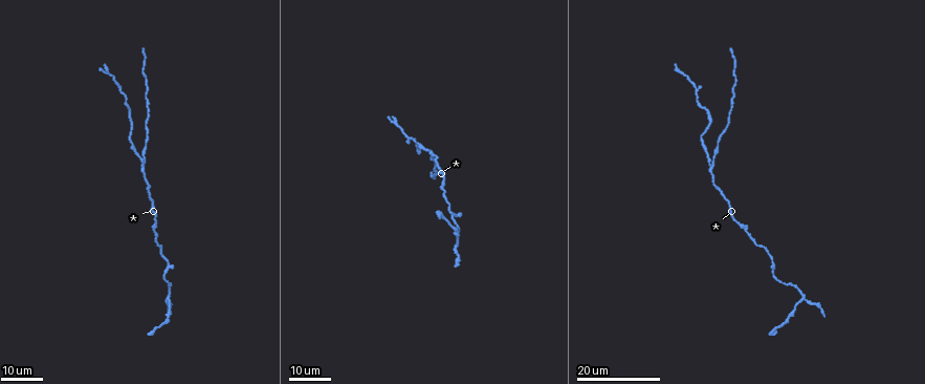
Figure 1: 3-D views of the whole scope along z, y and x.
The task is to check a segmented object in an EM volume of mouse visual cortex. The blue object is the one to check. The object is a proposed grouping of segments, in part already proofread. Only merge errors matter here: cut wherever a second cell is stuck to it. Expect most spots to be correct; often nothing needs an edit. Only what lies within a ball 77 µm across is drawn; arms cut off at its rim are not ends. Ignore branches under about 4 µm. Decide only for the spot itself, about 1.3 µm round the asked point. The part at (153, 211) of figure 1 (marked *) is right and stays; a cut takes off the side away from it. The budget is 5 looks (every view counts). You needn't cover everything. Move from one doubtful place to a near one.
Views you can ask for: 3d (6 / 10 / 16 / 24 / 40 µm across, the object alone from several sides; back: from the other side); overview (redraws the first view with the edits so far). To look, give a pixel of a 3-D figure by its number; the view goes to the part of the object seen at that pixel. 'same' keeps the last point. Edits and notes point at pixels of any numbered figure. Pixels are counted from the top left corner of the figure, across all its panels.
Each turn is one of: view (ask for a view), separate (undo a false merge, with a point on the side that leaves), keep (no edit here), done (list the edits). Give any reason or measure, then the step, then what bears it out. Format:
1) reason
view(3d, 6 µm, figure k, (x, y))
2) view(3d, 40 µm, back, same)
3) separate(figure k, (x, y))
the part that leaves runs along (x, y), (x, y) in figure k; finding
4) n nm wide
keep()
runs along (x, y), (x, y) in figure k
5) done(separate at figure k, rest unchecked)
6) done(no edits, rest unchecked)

three-way junction
view(3d, 24 µm, figure 1, (405, 135))

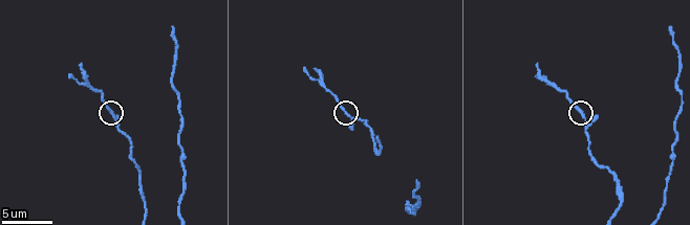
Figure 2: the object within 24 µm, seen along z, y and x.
closer look
view(3d, 10 µm, figure 2, (114, 118))

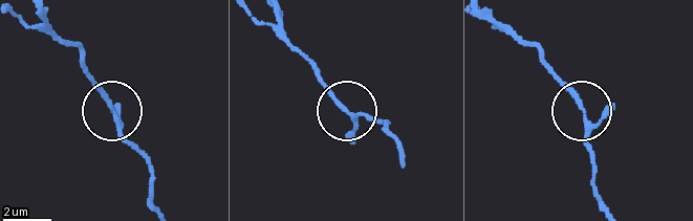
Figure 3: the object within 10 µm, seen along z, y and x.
140 nm wide
keep()
runs along (608, 206), (592, 176), (582, 110), (546, 70) in figure 3; all the same cell

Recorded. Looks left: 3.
three arms meet
view(3d, 16 µm, figure 1, (711, 167))

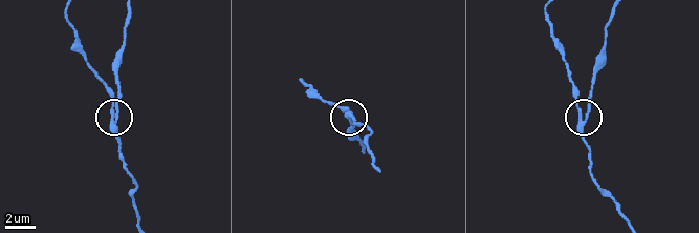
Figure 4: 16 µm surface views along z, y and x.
view(3d, 6 µm, figure 4, (579, 121))

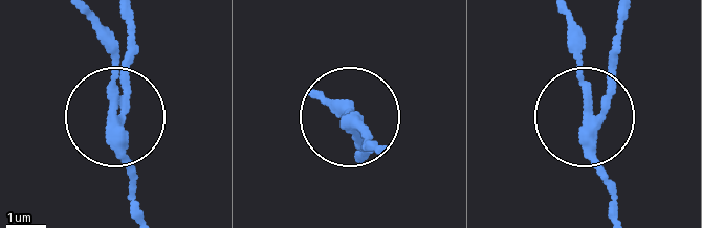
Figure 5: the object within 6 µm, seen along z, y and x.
from behind
view(3d, 6 µm, back, figure 5, (114, 118))

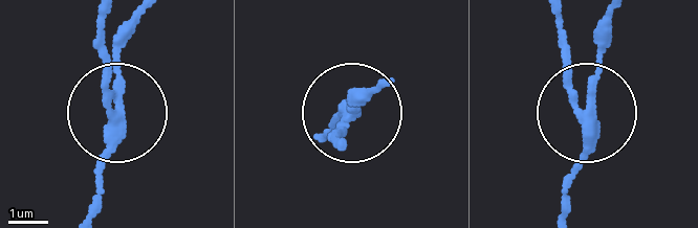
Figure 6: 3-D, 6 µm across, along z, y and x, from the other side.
3 arms
separate(figure 6, (99, 56))
the part that leaves runs along (116, 115), (106, 19) in figure 6; two cells meet here

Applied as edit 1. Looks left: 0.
done(separate at figure 6, rest unchecked)

